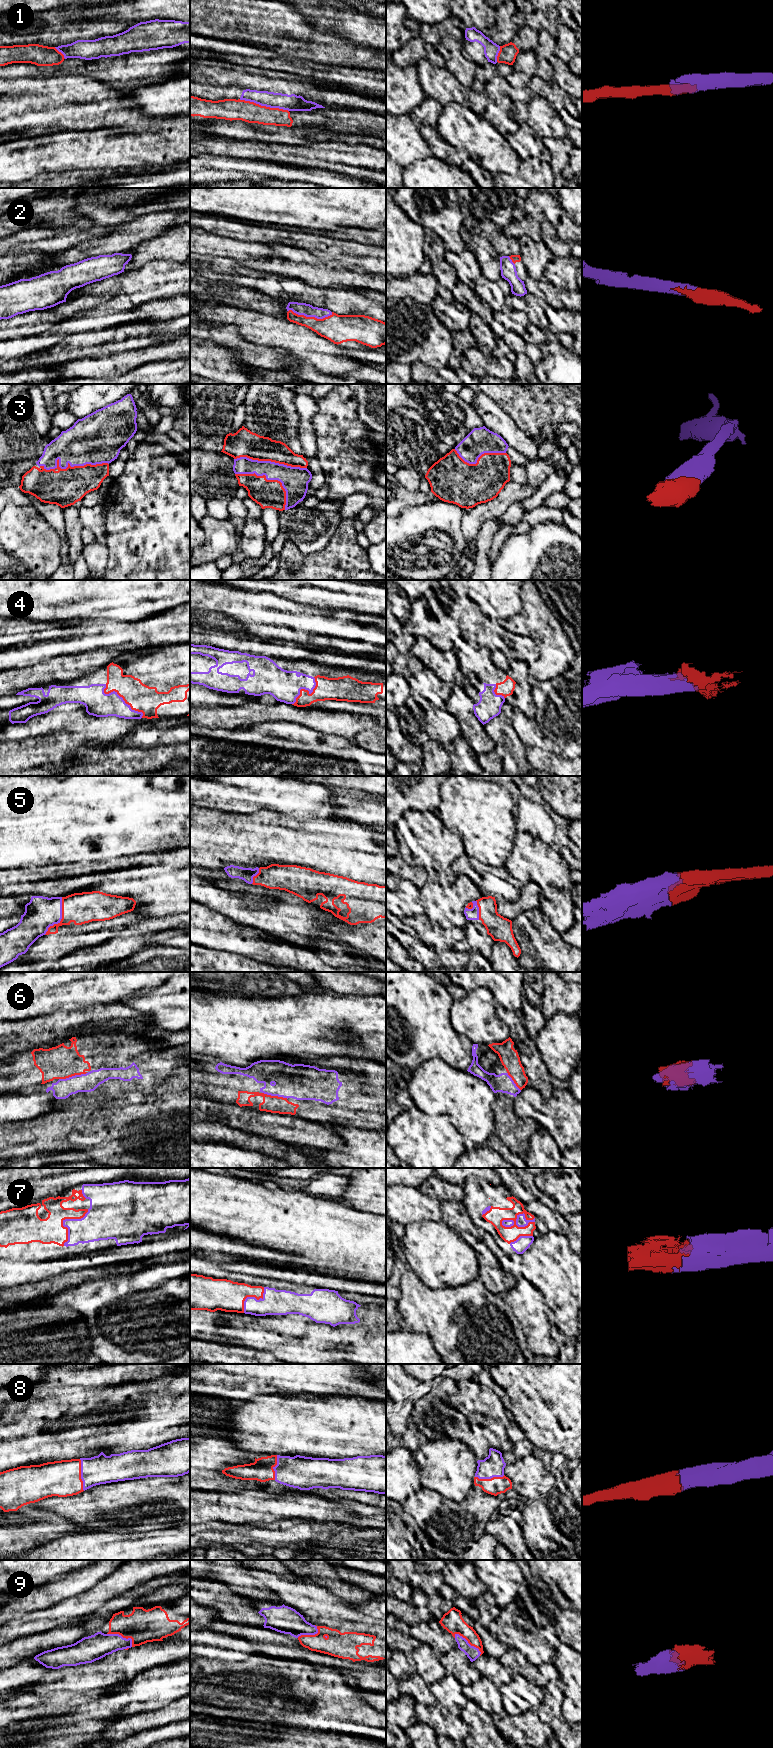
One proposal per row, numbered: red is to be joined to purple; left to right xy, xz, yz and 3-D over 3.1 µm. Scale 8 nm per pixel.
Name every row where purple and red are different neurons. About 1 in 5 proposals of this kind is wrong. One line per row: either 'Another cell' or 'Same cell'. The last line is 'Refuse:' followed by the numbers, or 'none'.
1: Another cell
2: Same cell
3: Same cell
4: Same cell
5: Same cell
6: Same cell
7: Same cell
8: Same cell
9: Same cell
Refuse: 1

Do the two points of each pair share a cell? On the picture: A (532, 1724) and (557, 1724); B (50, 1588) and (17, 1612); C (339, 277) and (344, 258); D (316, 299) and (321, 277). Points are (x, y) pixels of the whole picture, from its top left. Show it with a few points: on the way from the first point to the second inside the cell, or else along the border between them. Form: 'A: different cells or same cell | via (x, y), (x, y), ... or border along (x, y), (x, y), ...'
A: different cells | border along (548, 1724), (554, 1734)
B: same cell | via (42, 1596), (36, 1601), (28, 1601), (25, 1604)
C: different cells | border along (342, 266), (348, 269), (360, 269), (365, 272)
D: different cells | border along (297, 278), (313, 286), (342, 289)

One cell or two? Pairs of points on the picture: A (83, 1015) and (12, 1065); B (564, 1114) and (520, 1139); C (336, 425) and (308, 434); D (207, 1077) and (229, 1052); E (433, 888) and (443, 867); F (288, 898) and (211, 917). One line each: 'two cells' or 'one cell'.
A: two cells
B: two cells
C: two cells
D: two cells
E: one cell
F: two cells

